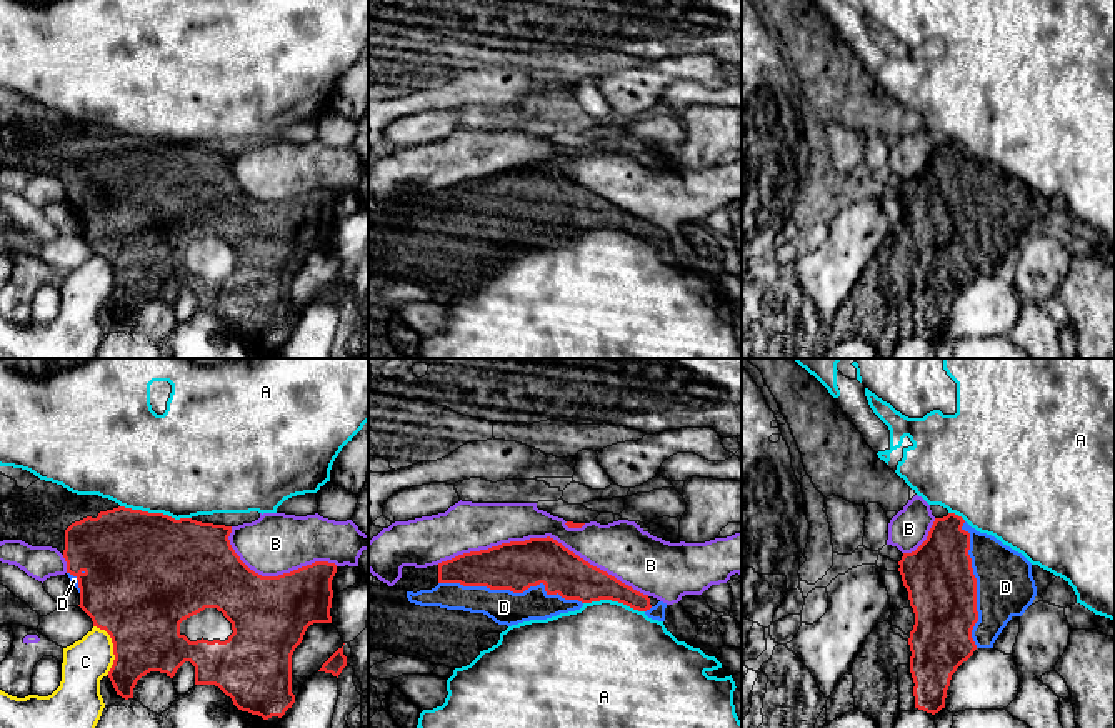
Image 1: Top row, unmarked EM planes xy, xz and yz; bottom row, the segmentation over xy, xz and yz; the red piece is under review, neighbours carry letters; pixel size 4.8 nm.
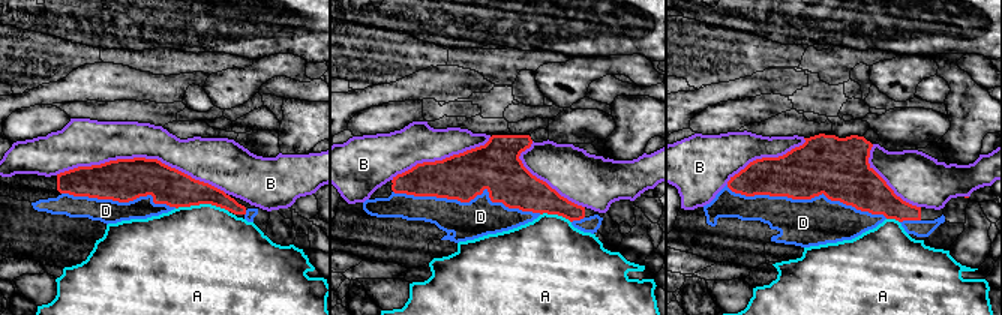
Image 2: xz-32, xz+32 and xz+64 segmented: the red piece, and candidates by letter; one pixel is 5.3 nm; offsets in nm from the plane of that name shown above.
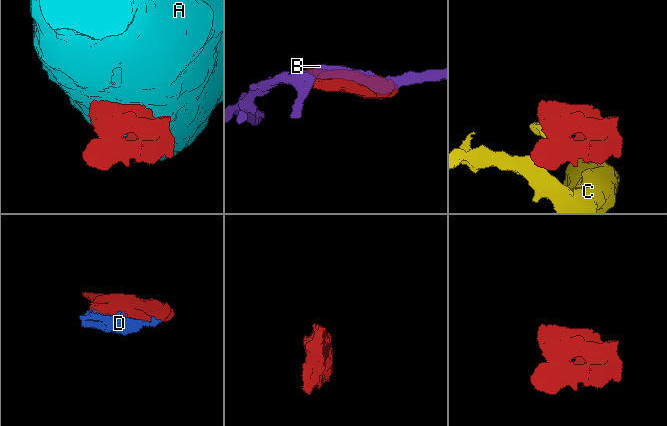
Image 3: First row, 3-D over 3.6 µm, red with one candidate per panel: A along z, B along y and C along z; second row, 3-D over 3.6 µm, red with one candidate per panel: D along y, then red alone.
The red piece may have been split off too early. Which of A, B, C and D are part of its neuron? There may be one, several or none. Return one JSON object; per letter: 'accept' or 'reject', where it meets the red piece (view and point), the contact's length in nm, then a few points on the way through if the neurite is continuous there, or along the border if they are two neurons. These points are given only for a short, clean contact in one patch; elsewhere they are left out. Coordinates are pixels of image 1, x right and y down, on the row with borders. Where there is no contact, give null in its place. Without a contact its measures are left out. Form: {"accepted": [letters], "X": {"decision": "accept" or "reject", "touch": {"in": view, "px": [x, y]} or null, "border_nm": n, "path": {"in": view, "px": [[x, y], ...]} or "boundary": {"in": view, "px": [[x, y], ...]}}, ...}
{"accepted": ["D"], "A": {"decision": "reject", "touch": {"in": "xy", "px": [155, 513]}, "border_nm": 360}, "B": {"decision": "reject", "touch": {"in": "xz", "px": [544, 538]}, "border_nm": 1050}, "C": {"decision": "reject", "touch": {"in": "xy", "px": [114, 647]}, "border_nm": 260}, "D": {"decision": "accept", "touch": {"in": "xz", "px": [512, 590]}, "border_nm": 700}}

